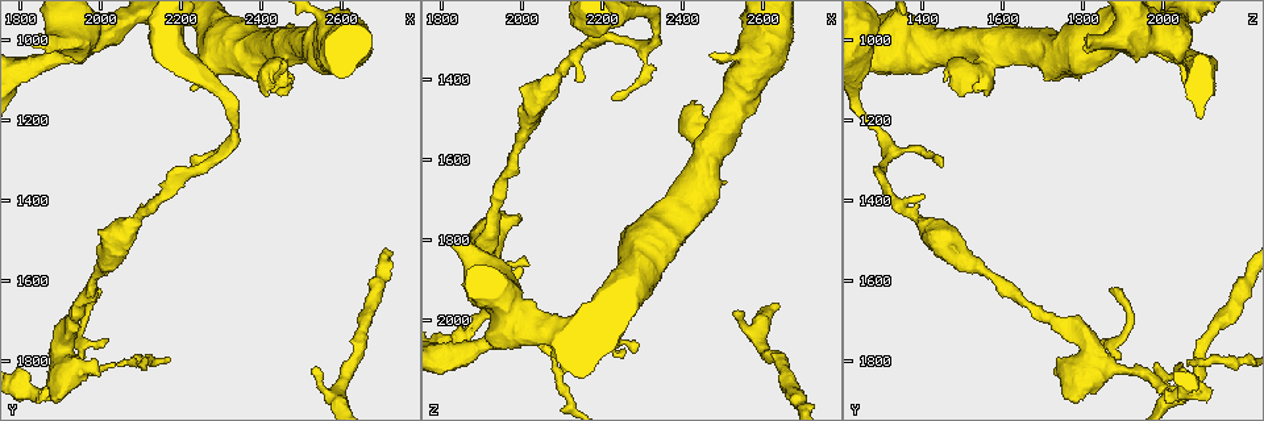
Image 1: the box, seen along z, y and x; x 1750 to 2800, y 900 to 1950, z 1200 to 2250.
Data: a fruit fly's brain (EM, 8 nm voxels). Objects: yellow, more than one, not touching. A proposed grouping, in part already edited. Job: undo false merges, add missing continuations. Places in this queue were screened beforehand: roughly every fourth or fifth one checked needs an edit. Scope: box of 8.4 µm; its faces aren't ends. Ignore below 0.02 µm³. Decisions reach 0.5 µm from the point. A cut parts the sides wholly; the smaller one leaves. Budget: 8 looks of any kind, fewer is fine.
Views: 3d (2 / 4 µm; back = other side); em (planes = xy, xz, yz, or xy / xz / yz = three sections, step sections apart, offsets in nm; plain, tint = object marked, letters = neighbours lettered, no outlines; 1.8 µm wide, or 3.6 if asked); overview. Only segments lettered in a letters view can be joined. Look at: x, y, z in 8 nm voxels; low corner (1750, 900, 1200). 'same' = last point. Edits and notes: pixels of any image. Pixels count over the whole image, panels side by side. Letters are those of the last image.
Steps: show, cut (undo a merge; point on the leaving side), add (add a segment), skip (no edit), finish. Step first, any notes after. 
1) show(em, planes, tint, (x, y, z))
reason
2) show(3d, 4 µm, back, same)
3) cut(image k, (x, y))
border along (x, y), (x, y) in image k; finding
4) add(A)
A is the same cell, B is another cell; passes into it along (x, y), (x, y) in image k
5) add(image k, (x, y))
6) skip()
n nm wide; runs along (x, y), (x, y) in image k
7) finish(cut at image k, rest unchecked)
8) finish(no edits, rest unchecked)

show(3d, 4 µm, (2545, 1810, 1975))
an open end

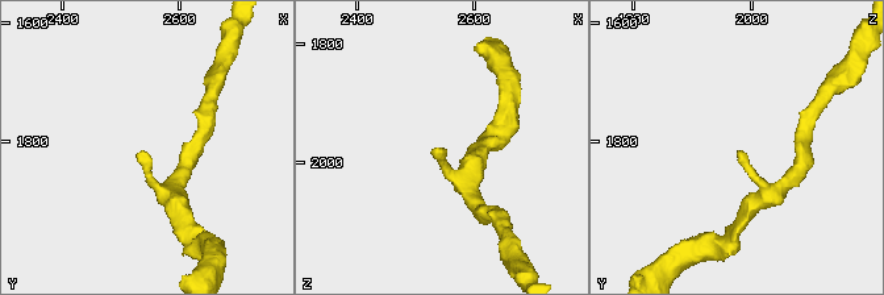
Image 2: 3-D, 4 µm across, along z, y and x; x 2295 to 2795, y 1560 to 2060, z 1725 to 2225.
show(em, planes, plain, (2540, 1815, 1980))
need the tissue

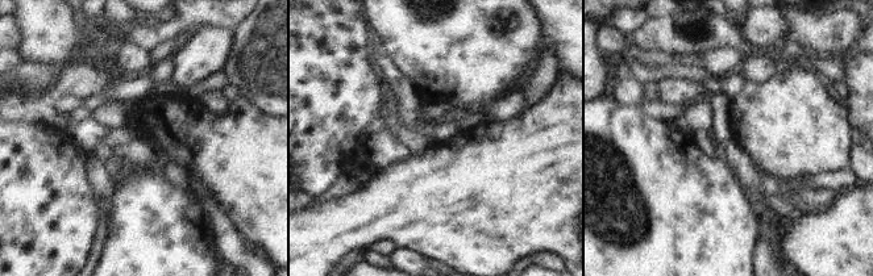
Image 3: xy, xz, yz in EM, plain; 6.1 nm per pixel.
show(em, planes, letters, same)

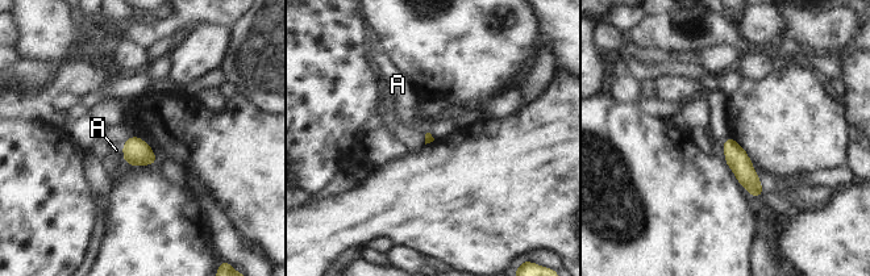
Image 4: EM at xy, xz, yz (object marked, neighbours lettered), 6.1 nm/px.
add(image 4, (116, 150))
A is the same cell; passes into it along (136, 151), (123, 150), (116, 150) in image 4; it goes on there

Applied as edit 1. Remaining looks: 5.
show(overview)
see it whole again

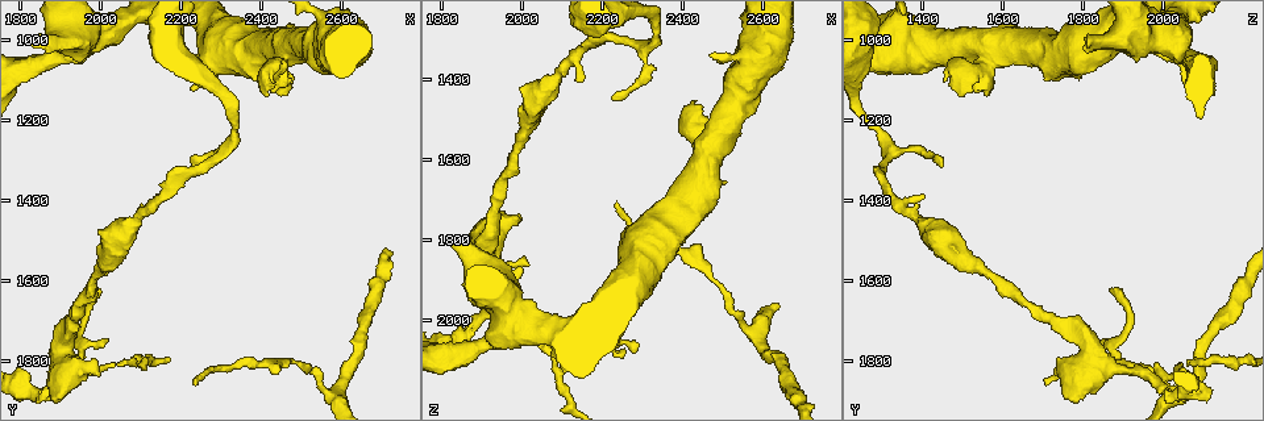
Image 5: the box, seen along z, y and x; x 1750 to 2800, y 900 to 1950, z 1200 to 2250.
show(em, planes, letters, (2005, 1635, 1865))
tapers out

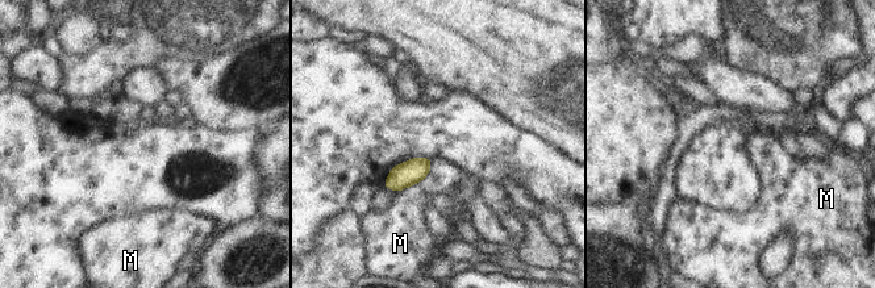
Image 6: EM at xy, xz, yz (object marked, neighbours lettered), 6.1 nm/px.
skip()
110 nm wide; M is another cell; border along (432, 161), (421, 180), (395, 193) in image 6; none of them fits

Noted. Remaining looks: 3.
show(em, xy, step 4, tint, (2005, 1830, 1740))
free end

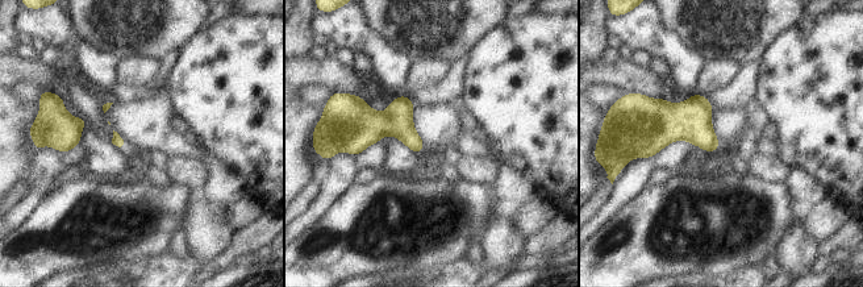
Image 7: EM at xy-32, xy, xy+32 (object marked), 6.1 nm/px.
show(em, planes, letters, same)

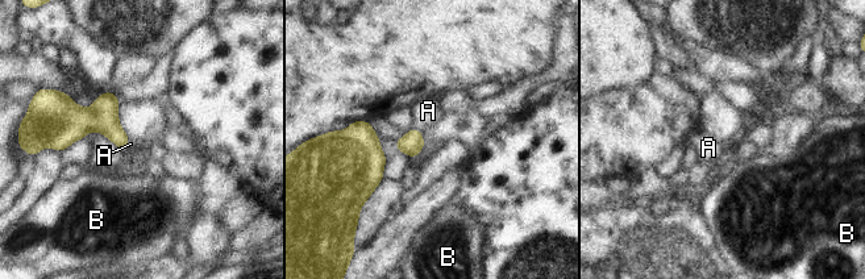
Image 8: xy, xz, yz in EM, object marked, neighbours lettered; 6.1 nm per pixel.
add(image 8, (428, 111))
A touches over 70 nm; A is the same cell, B is another cell; it goes on there

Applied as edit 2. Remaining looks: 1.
finish(add at image 4, add at image 8, rest unchecked)

